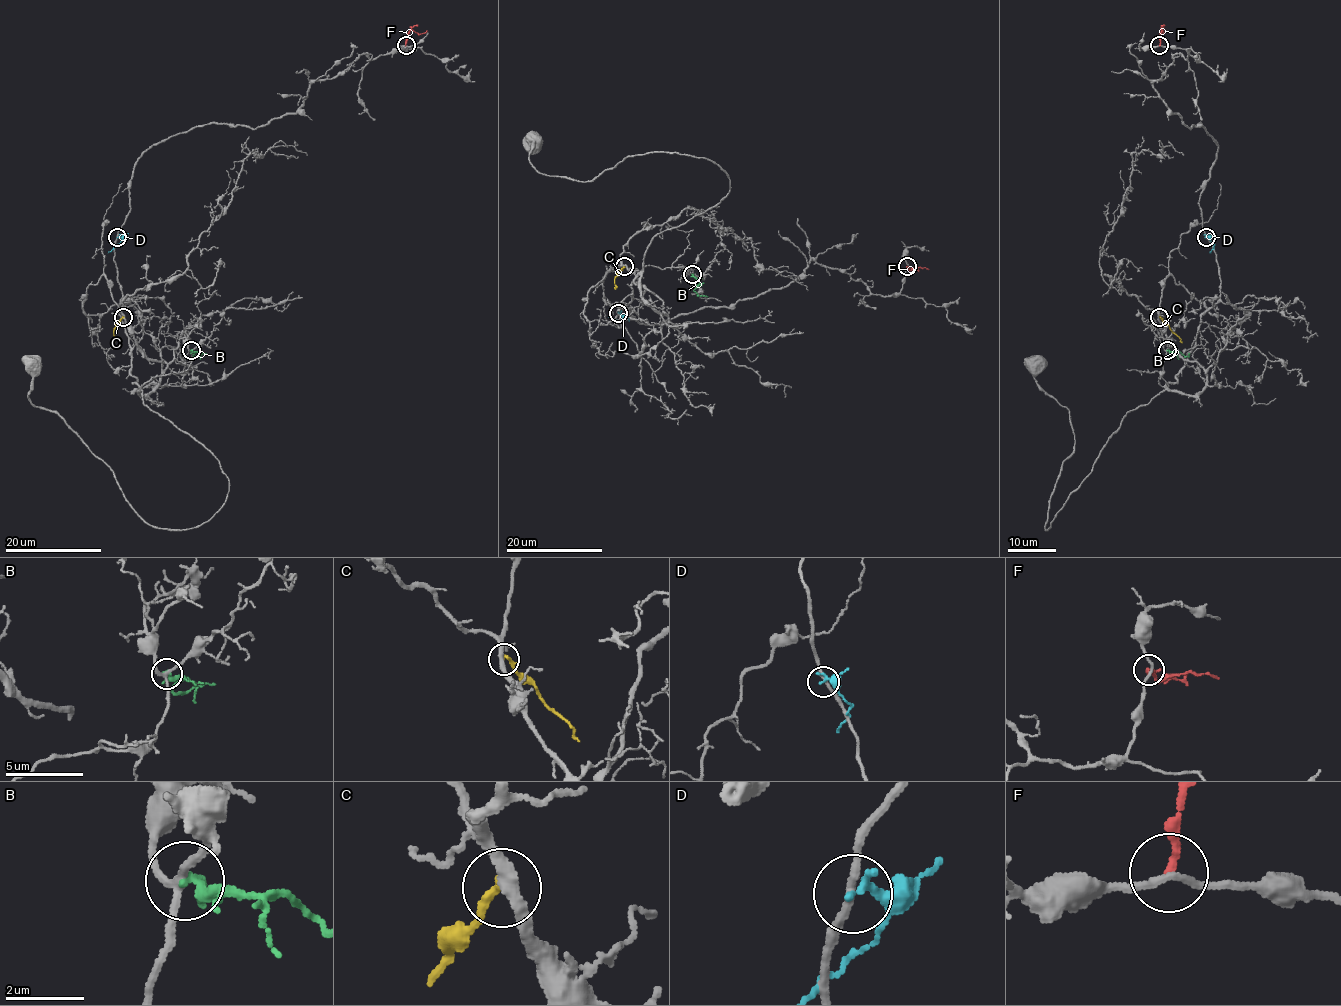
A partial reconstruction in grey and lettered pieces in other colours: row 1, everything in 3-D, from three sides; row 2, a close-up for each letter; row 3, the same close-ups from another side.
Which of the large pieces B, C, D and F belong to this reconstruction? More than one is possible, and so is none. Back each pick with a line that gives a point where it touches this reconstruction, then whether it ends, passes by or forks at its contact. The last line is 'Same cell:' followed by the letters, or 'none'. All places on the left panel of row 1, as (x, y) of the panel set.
Same cell: none

